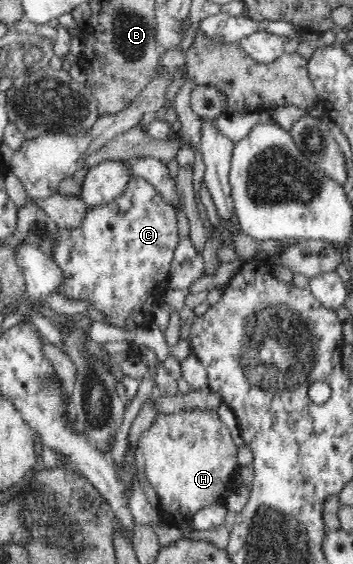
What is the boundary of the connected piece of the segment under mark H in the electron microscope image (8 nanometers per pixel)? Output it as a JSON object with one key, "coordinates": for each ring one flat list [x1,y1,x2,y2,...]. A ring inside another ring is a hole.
{"coordinates":[[184,409,181,413,154,415,153,425,146,430,138,441,138,447,145,457,145,479,153,487,159,499,159,511,163,515,178,517,163,519,177,525,191,519,199,509,217,504,217,499,225,499,234,493,235,477,239,471,237,446,231,439,231,432,225,426,215,409]]}

